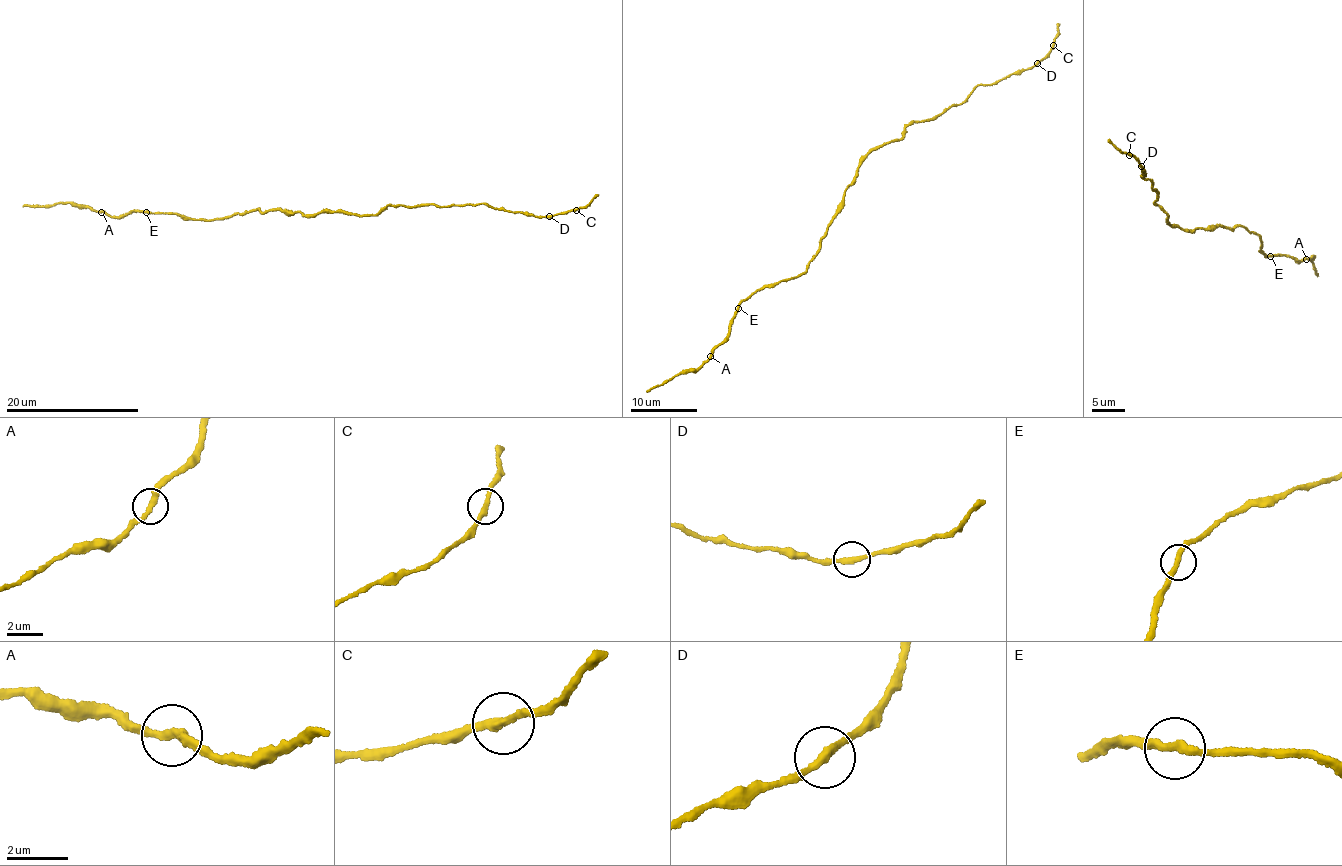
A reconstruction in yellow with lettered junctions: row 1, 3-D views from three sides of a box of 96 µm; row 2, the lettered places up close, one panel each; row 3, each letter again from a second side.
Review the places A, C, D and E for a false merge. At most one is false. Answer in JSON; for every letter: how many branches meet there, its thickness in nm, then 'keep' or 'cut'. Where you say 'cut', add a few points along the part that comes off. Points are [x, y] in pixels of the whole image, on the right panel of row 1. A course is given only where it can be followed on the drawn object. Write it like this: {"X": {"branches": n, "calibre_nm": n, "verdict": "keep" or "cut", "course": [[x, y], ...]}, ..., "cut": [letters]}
{"A": {"branches": 2, "calibre_nm": 280, "verdict": "keep"}, "C": {"branches": 2, "calibre_nm": 280, "verdict": "keep"}, "D": {"branches": 2, "calibre_nm": 280, "verdict": "keep"}, "E": {"branches": 2, "calibre_nm": 280, "verdict": "keep"}, "cut": []}

